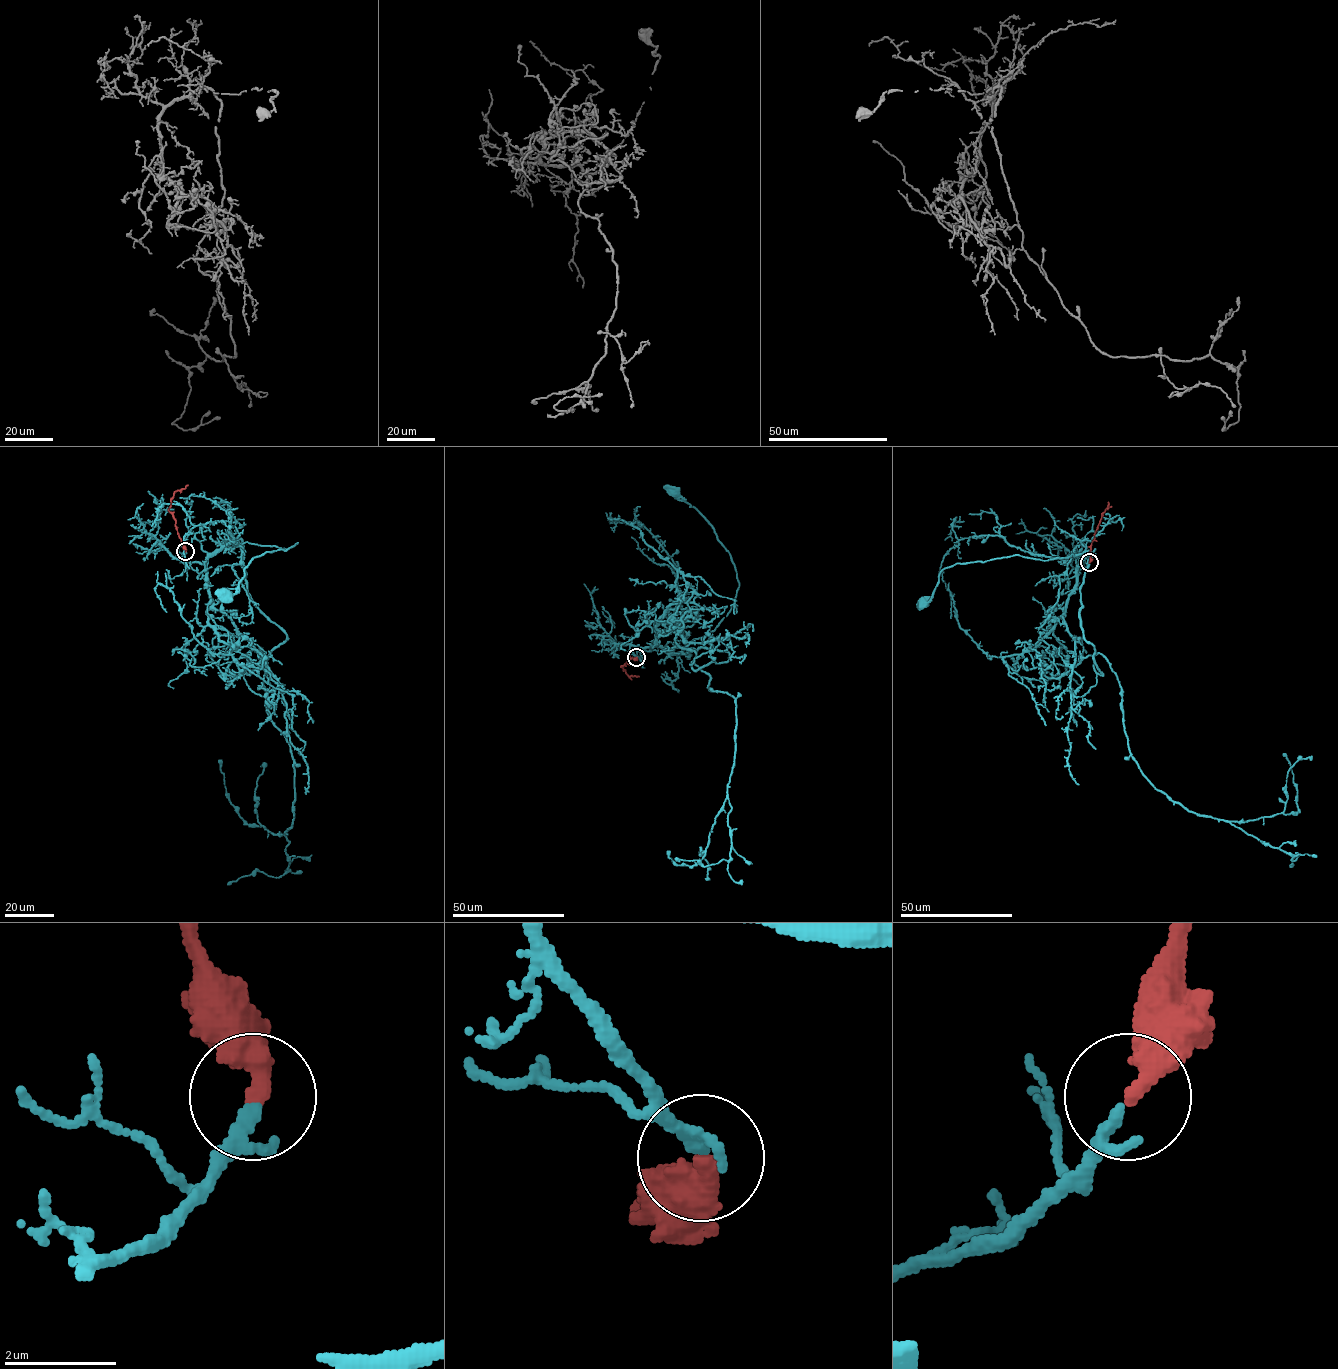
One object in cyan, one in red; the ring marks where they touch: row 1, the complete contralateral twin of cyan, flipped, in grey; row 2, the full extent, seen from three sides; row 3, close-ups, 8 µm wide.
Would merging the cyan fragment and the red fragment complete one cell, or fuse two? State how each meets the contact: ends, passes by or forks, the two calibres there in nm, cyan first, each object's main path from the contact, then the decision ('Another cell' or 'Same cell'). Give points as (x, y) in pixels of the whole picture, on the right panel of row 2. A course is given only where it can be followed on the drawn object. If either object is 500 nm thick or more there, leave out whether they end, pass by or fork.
At the ring cyan passes by. At the ring red ends. Thickness 180 nm (cyan) against 420 nm. Course of cyan: (1089, 563), (1077, 574), (1084, 552), (1043, 561), (1013, 555), (957, 563), (940, 572), (930, 600), (922, 605). Course of red: (1089, 562), (1094, 533), (1101, 515), (1108, 507), (1108, 502). Same cell

